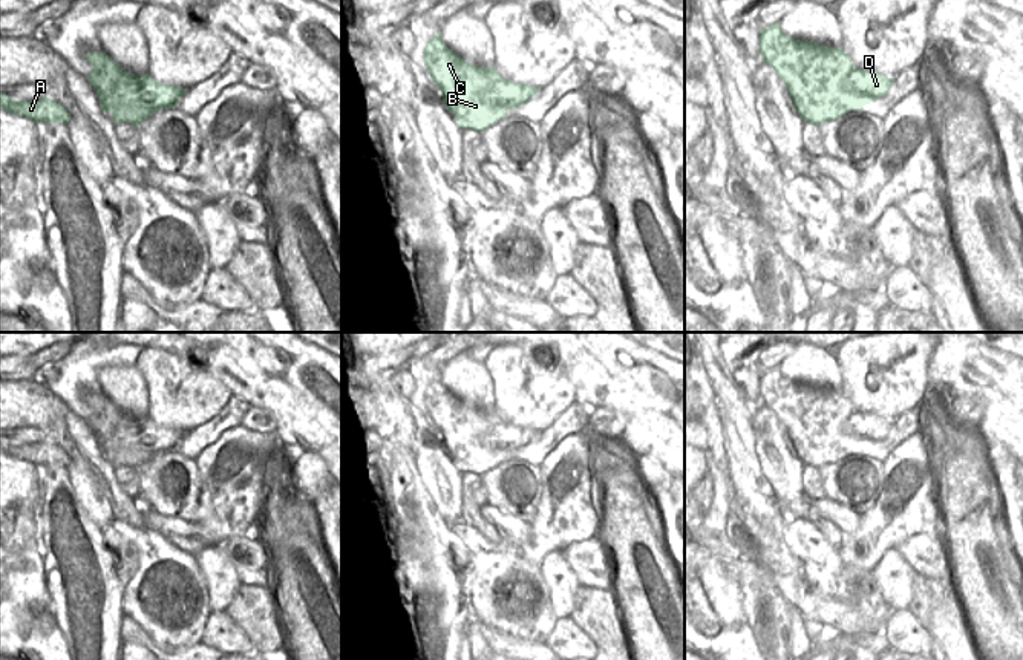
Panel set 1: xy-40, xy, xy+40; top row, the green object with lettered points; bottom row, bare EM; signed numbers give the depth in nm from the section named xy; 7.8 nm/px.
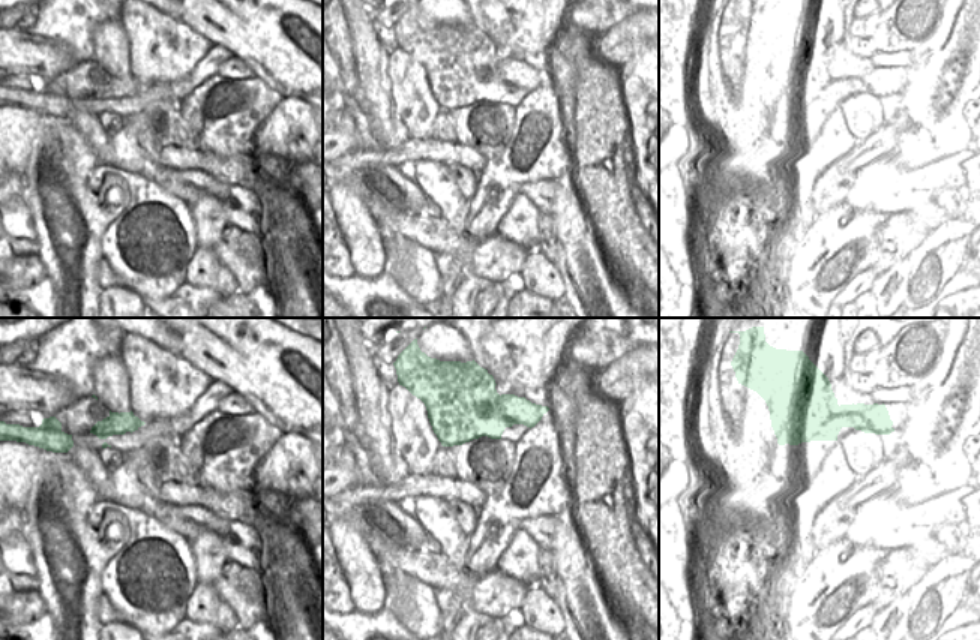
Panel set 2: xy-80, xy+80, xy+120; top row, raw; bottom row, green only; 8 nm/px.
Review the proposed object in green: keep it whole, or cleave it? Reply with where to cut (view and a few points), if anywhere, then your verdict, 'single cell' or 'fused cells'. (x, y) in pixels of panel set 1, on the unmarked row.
xy (472, 426), (477, 437), (489, 444), (526, 444) | fused cells

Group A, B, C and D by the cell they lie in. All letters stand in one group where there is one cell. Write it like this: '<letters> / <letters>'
A D / B C

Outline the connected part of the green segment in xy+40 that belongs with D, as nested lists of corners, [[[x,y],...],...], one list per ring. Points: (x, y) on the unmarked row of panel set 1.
[[[855,410],[847,426],[841,426],[844,433],[862,439],[885,439],[891,432],[893,421],[882,417]]]

